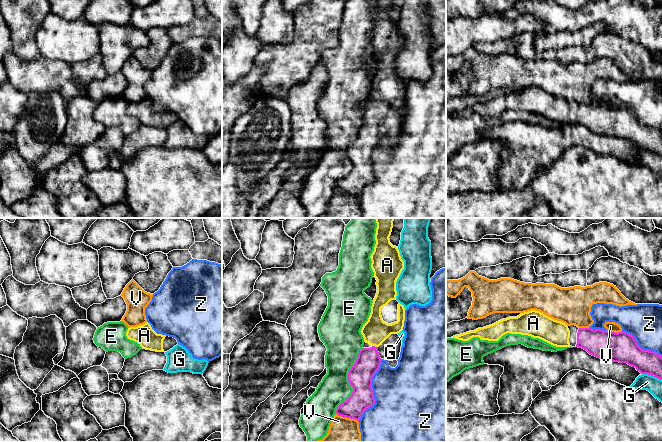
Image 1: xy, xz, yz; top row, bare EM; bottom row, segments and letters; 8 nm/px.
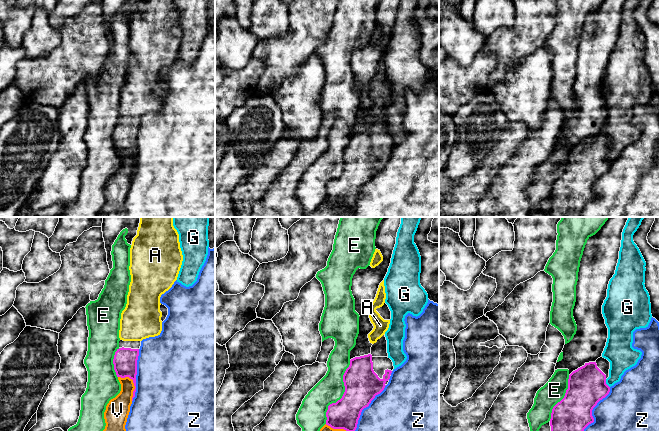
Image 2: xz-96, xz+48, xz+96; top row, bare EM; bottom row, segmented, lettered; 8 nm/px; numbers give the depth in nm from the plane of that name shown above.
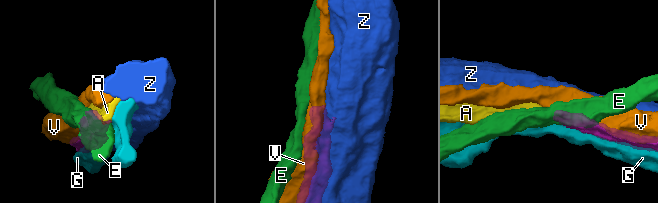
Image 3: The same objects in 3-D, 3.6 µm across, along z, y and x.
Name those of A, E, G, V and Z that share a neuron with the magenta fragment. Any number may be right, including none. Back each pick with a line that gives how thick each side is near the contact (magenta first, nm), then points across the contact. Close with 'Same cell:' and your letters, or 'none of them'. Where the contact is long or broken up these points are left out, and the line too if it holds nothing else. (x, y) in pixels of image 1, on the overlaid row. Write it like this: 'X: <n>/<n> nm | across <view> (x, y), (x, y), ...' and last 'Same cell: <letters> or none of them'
A: 190/220 nm | across xz (368, 362), (374, 346), (375, 331)
Same cell: A

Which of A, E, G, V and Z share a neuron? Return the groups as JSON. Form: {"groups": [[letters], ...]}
{"groups": [["A"], ["E"], ["G"], ["V"], ["Z"]]}

